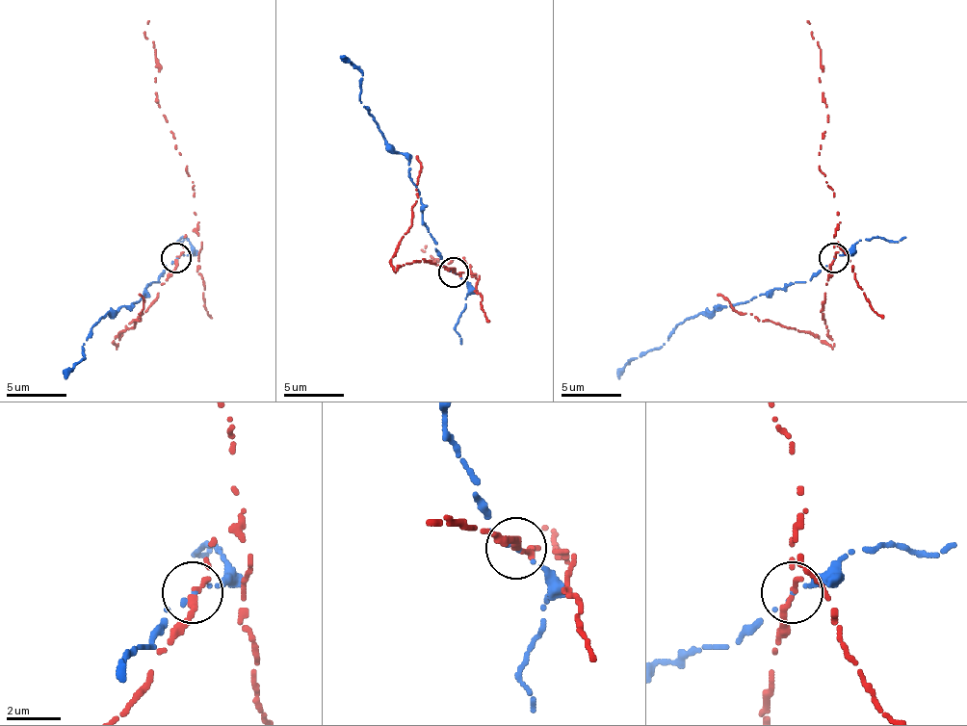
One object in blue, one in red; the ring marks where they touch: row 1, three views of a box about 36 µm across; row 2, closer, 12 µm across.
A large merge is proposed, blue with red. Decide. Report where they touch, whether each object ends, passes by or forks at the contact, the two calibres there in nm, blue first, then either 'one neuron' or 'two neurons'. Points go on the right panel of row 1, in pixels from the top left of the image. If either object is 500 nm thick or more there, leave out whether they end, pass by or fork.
(834, 258) | blue ends | red passes by | 140/180 nm | two neurons

